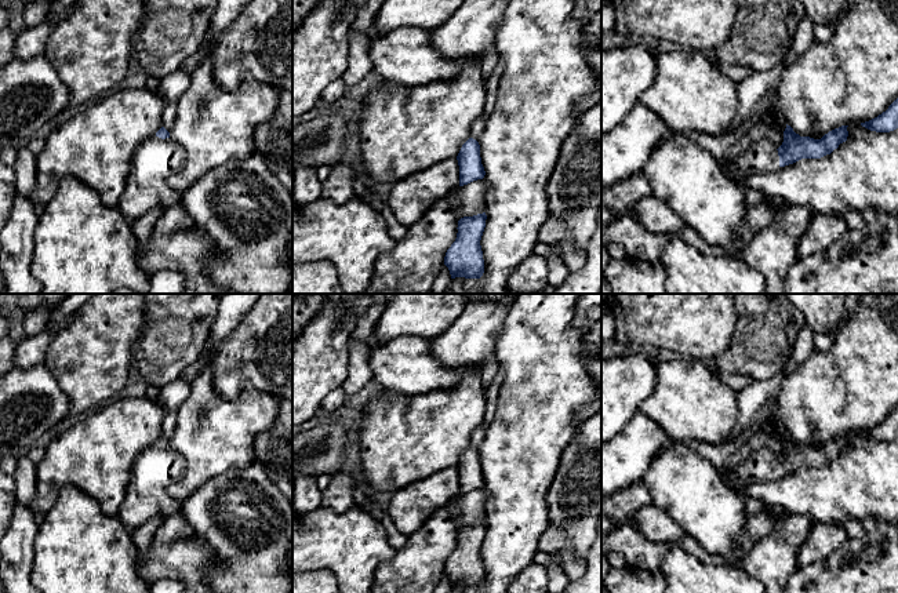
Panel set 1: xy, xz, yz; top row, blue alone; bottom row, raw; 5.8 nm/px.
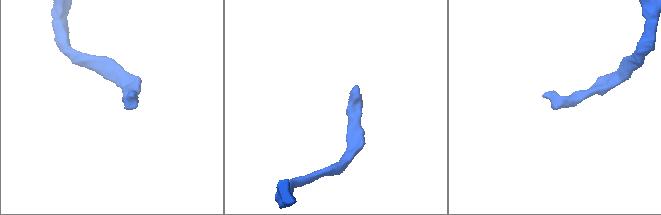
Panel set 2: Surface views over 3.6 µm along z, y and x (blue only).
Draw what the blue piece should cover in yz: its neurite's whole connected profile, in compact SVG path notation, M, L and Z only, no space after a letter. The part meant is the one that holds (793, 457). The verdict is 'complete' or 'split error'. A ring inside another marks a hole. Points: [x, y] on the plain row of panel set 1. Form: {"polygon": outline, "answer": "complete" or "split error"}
{"polygon": "M786 433L784 451L777 458L768 450L760 448L750 452L746 459L731 472L727 484L737 491L753 483L777 480L779 476L793 473L801 468L821 468L830 463L840 452L847 450L848 434L841 434L825 443L821 448L800 445Z", "answer": "split error"}

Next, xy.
{"polygon": "M161 436L142 451L134 462L126 498L119 509L119 519L135 530L156 516L168 517L181 509L167 488L185 473L185 458L170 447Z", "answer": "split error"}

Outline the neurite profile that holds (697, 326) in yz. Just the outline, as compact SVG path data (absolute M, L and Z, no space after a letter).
M611 294L607 301L615 316L614 339L622 343L639 343L644 349L669 349L683 359L701 360L712 364L724 353L734 335L738 314L735 310L737 294Z

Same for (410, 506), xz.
M457 466L412 481L392 494L388 513L396 528L410 536L441 506L459 495Z

